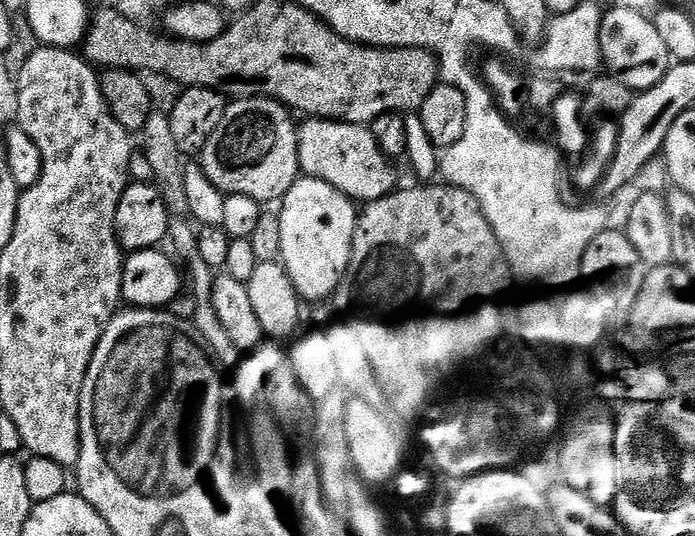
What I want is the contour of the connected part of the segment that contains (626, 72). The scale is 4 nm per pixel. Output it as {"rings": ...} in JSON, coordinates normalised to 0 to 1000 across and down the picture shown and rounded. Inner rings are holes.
{"rings":[[[881,15],[863,32],[863,108],[868,125],[879,140],[891,142],[895,155],[911,168],[938,164],[961,134],[964,106],[958,78],[953,78],[942,43],[909,15]]]}

